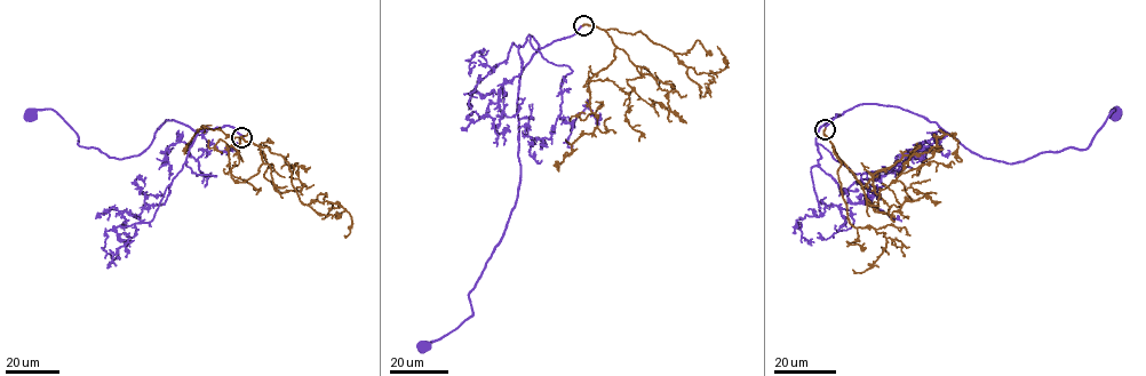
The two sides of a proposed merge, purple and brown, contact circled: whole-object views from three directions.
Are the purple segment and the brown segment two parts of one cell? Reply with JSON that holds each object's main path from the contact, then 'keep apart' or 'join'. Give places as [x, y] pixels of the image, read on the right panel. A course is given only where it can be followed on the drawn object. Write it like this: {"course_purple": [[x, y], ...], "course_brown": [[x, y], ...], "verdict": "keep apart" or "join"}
{"course_purple": [[825, 129], [835, 114], [864, 104], [899, 106], [976, 153], [1010, 164], [1085, 149], [1114, 109], [1117, 116]], "course_brown": [[825, 129], [862, 188], [902, 157], [929, 152], [944, 134], [957, 141], [960, 161]], "verdict": "keep apart"}

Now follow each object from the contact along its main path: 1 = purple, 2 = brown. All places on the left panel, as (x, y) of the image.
1: (241, 137), (230, 126), (199, 130), (165, 119), (143, 151), (121, 159), (78, 144), (52, 109), (29, 117)
2: (241, 137), (260, 148), (263, 162), (241, 182), (231, 176), (233, 143), (221, 130), (200, 128), (184, 153)

